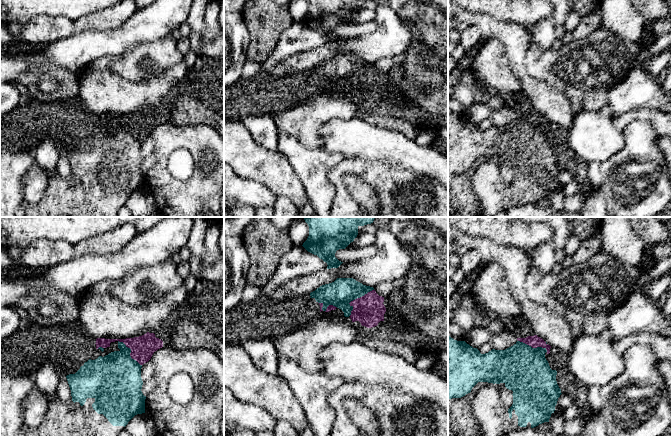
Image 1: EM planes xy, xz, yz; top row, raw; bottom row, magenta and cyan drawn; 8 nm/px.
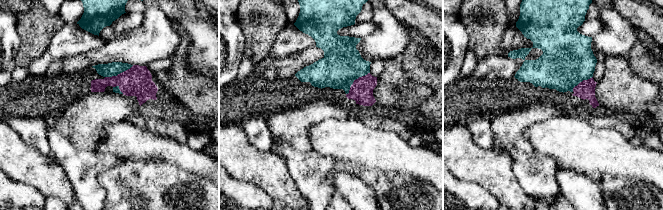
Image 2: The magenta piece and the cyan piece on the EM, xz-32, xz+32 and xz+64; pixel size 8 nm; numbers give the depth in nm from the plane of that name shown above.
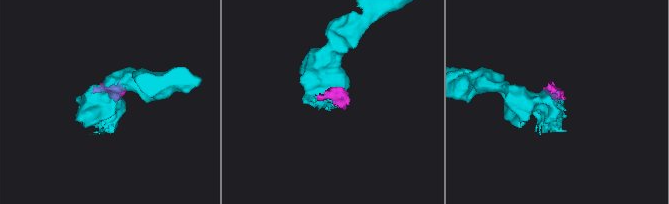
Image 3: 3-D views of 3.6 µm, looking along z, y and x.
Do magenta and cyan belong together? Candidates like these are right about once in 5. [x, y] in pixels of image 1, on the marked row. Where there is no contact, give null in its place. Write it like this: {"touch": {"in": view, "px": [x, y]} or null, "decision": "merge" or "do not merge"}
{"touch": {"in": "xz", "px": [355, 299]}, "decision": "do not merge"}

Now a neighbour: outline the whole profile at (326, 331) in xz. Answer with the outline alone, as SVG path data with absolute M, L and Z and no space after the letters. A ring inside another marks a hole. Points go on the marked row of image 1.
M323 317L305 328L274 341L278 356L295 361L309 373L319 372L321 351L328 345L350 343L360 337L357 327L346 318Z

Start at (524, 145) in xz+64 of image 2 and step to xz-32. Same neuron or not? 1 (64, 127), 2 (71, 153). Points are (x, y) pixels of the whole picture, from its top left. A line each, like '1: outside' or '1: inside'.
1: inside
2: outside

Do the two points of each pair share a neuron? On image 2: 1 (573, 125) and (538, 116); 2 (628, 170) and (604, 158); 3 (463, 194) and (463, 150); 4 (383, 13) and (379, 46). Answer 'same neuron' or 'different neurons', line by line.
1: different neurons
2: same neuron
3: different neurons
4: same neuron

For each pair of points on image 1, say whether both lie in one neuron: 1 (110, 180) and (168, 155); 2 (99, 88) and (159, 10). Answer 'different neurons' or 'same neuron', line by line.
1: different neurons
2: different neurons

